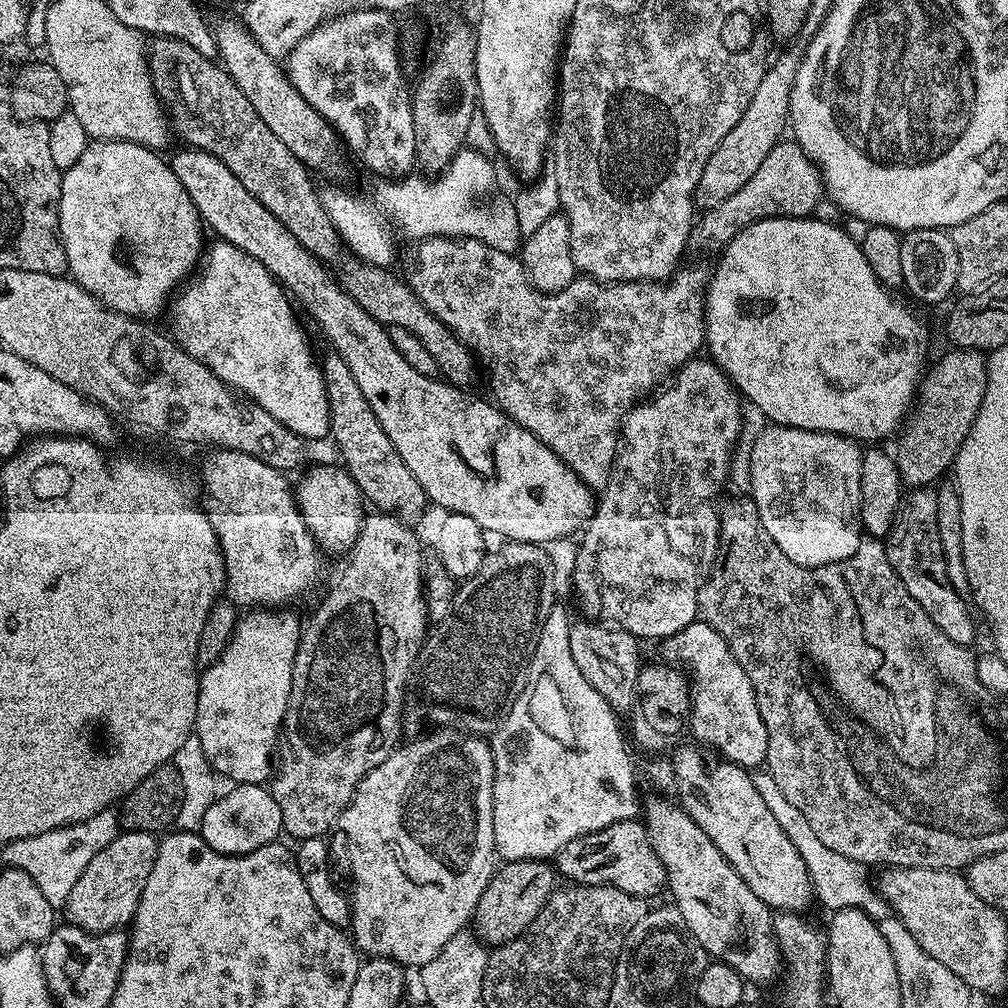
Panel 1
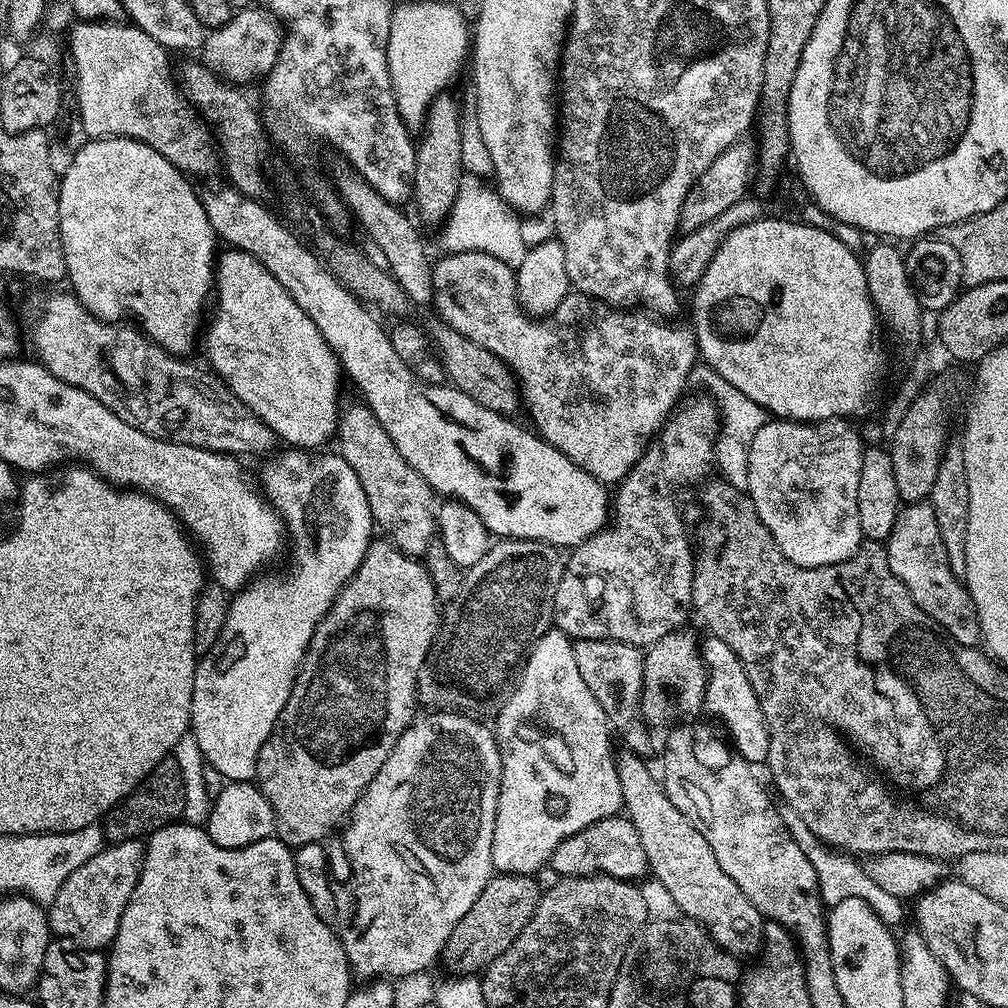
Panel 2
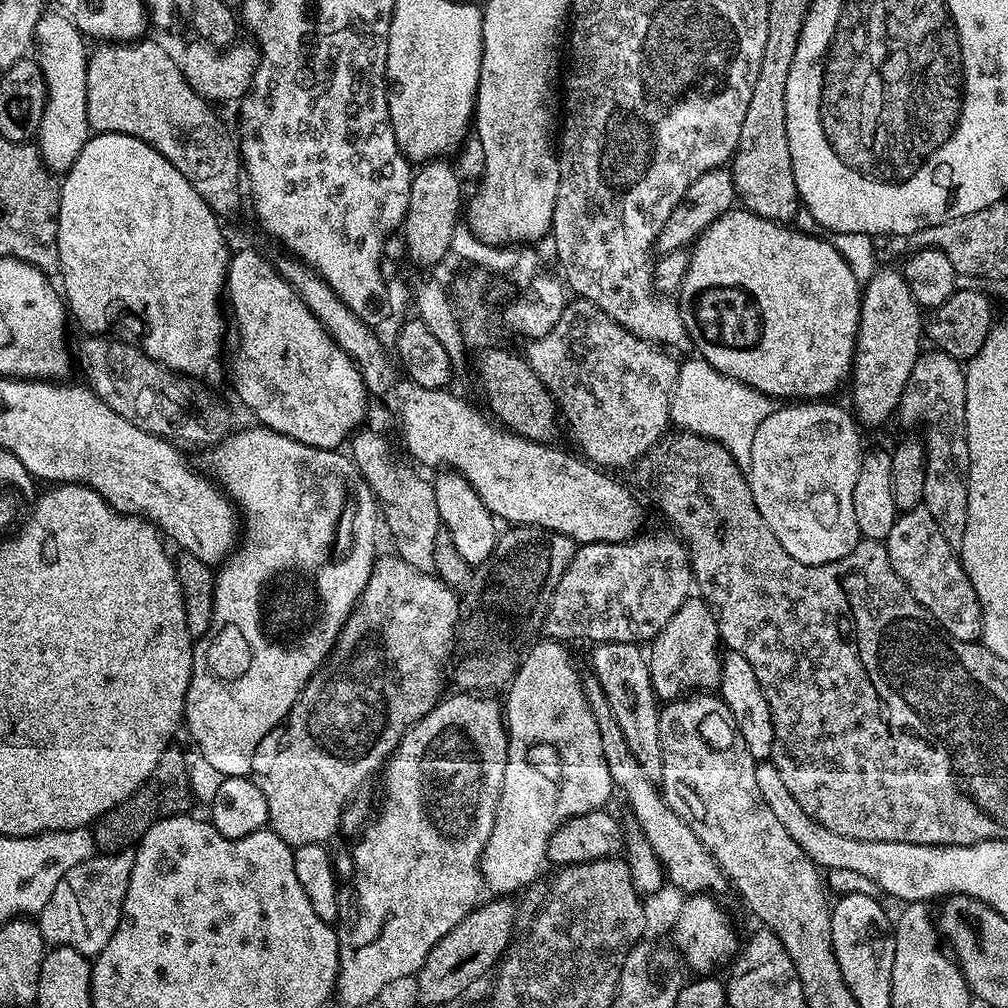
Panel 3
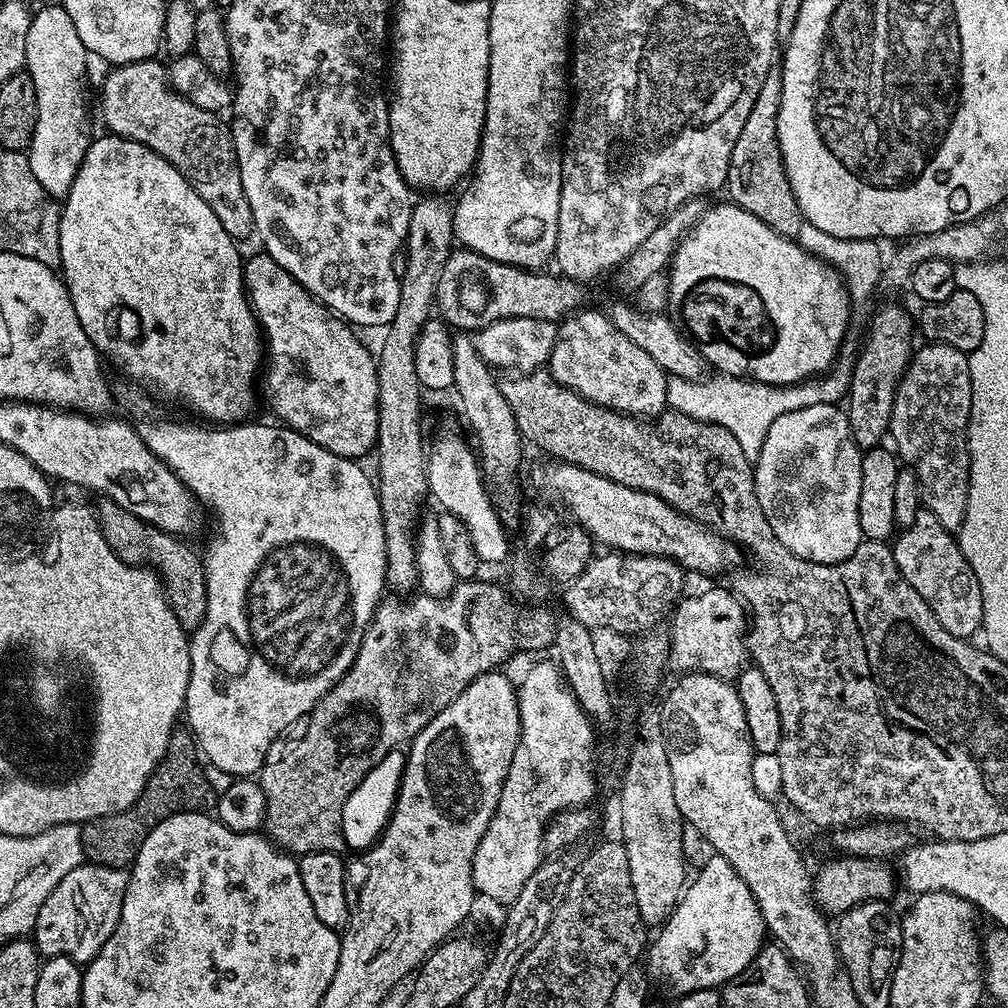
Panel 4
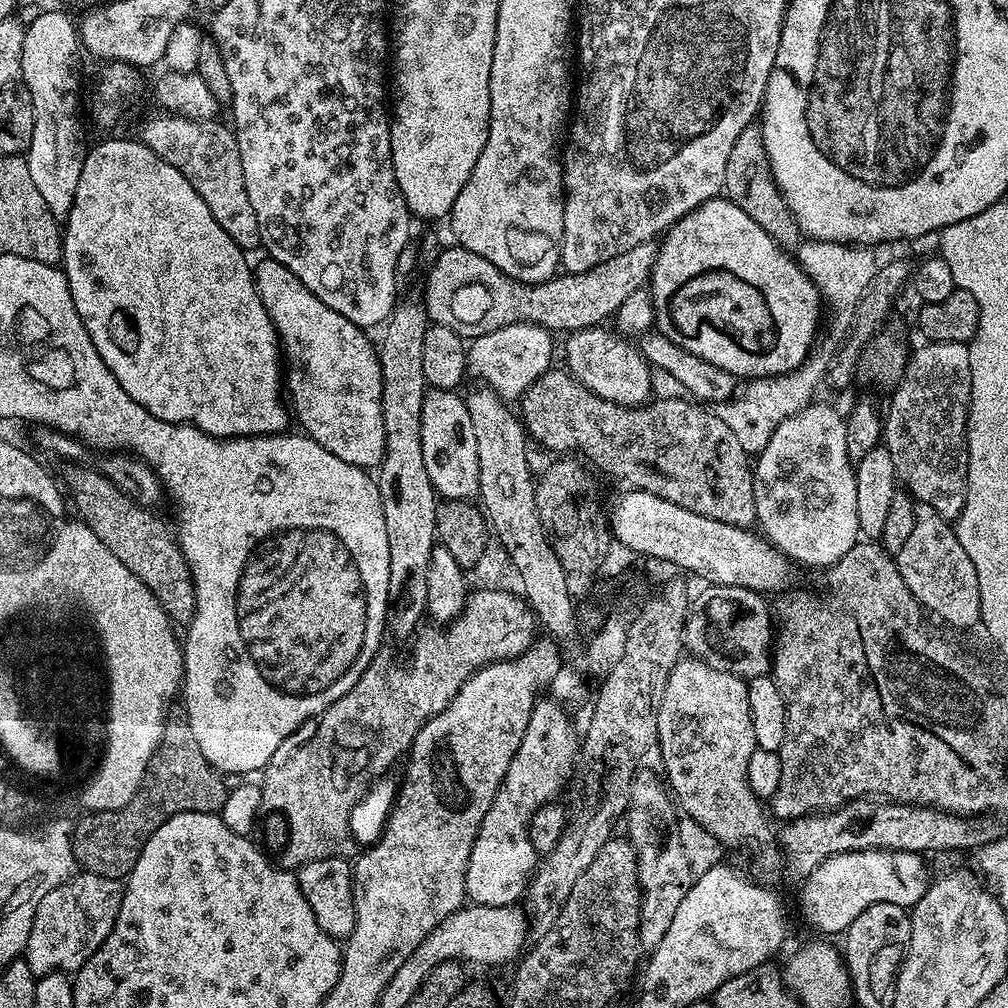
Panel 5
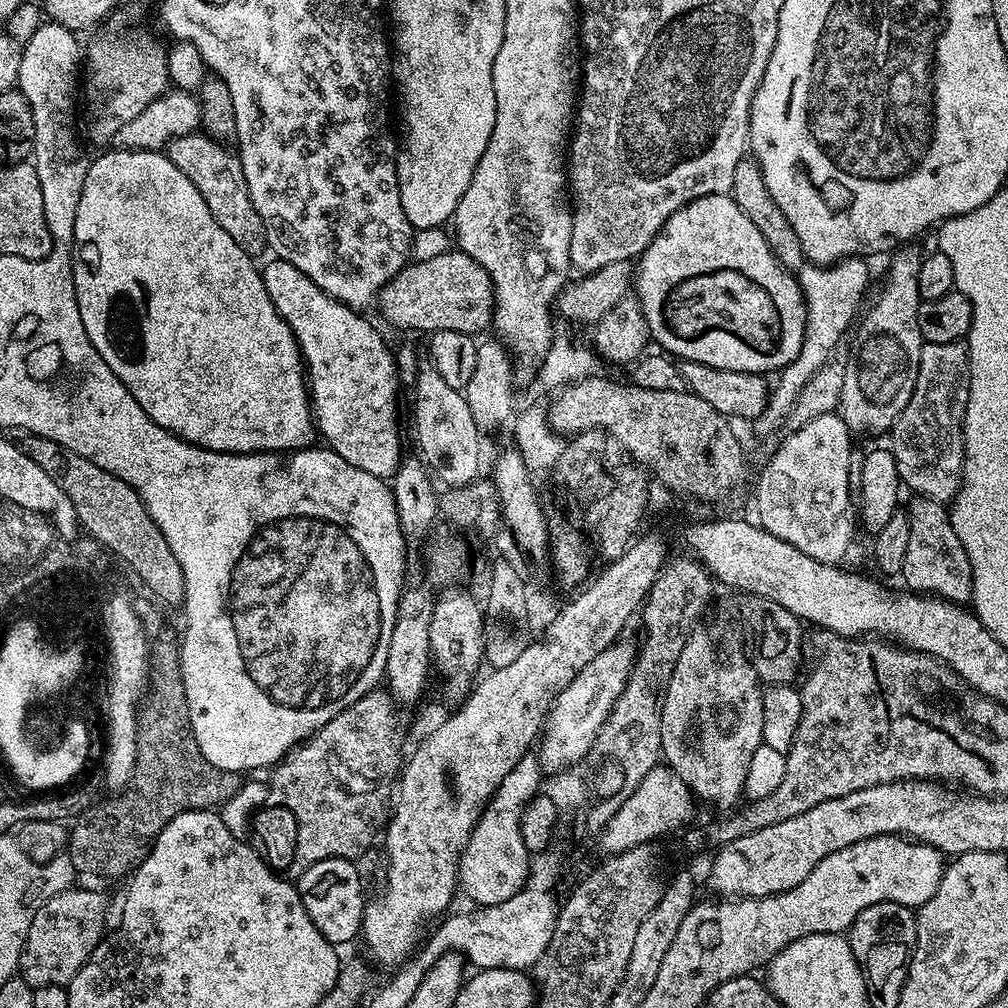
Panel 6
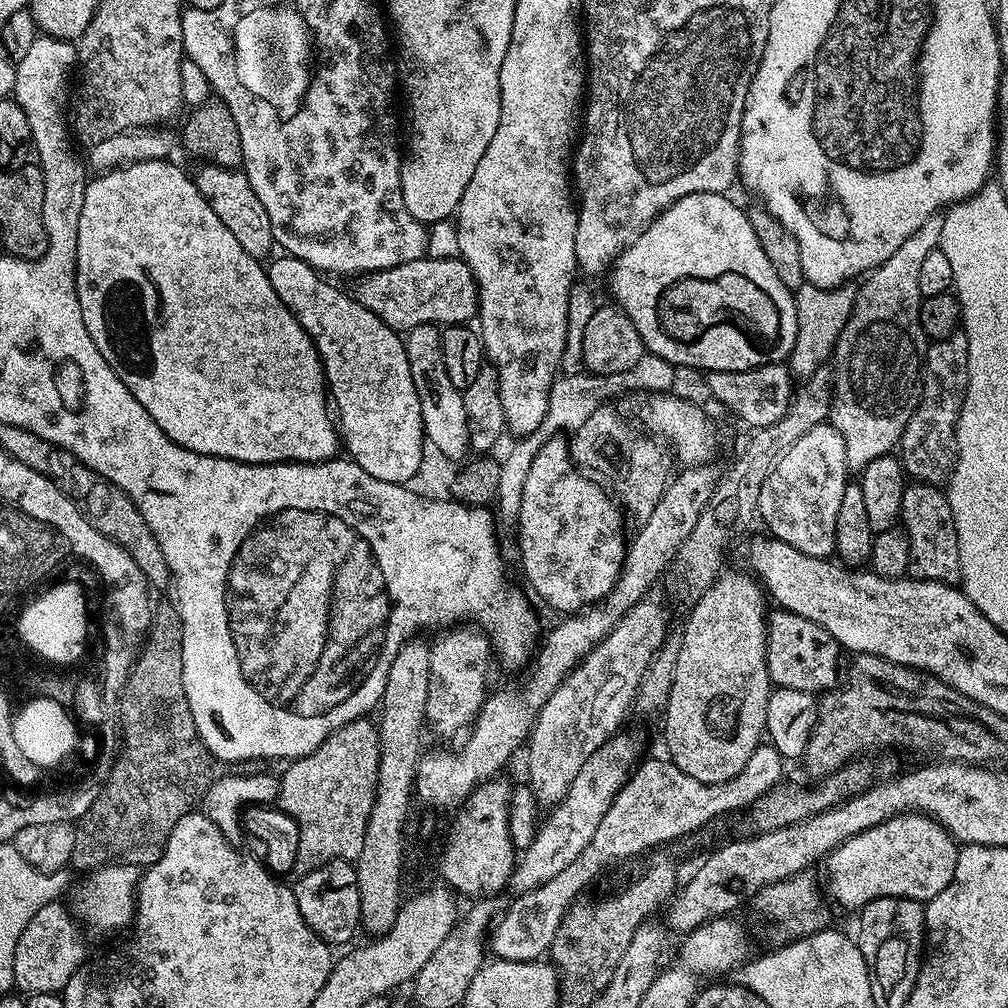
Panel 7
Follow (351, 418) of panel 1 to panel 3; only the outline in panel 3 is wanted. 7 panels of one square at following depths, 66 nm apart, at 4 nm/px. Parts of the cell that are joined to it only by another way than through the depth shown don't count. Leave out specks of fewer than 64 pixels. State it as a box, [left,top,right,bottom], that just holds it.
[350,430,442,573]

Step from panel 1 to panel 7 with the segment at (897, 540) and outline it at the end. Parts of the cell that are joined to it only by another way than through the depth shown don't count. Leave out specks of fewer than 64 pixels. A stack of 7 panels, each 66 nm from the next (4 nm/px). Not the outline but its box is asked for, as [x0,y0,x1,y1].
[900,483,960,585]

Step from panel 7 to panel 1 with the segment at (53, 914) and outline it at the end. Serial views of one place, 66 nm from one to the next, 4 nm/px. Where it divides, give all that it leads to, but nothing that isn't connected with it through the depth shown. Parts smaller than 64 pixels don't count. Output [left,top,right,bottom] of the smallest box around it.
[62,831,159,932]

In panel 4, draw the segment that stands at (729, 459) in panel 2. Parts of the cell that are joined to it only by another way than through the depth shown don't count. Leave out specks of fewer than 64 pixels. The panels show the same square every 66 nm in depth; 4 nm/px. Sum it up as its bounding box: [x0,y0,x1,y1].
[666,374,849,462]

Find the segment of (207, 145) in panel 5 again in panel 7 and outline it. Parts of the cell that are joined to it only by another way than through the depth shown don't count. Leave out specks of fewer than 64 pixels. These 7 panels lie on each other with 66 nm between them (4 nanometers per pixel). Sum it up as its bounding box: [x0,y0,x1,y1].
[194,162,274,262]

